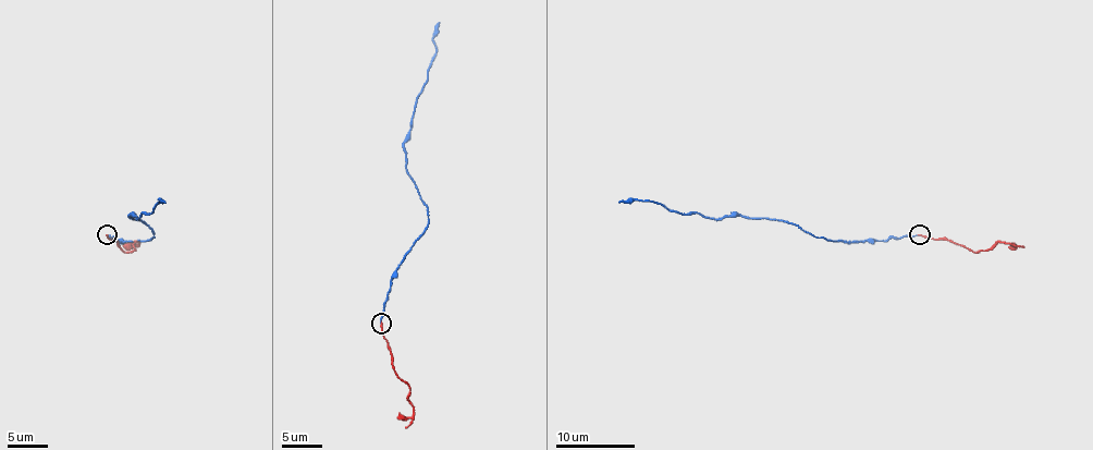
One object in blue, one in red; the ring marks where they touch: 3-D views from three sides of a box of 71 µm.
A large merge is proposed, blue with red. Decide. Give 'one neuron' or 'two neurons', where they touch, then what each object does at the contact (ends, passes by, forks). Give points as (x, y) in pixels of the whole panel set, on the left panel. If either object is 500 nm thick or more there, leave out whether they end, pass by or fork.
two neurons; at (107, 234); blue ends there; red ends there

